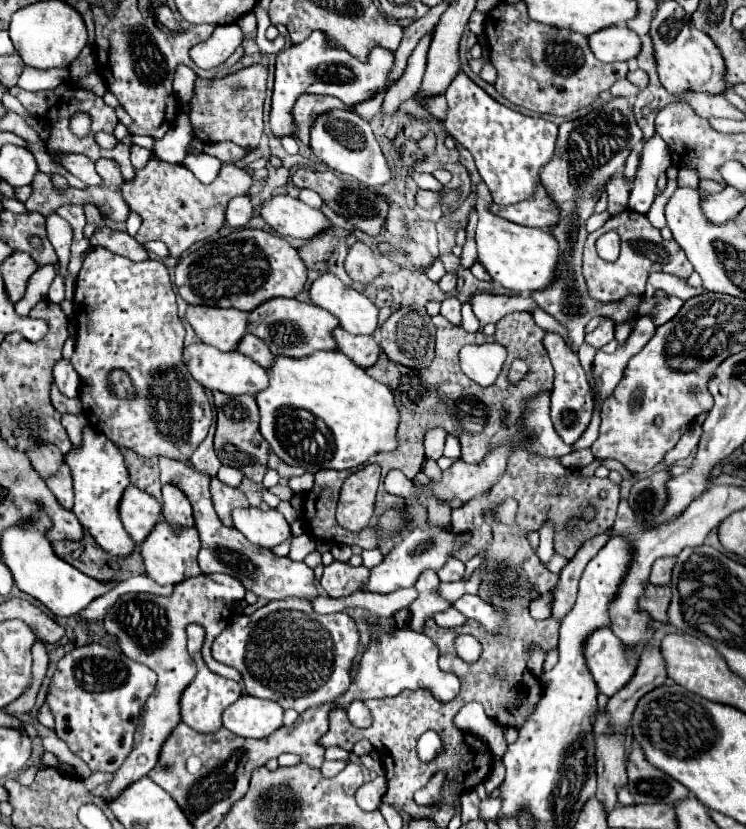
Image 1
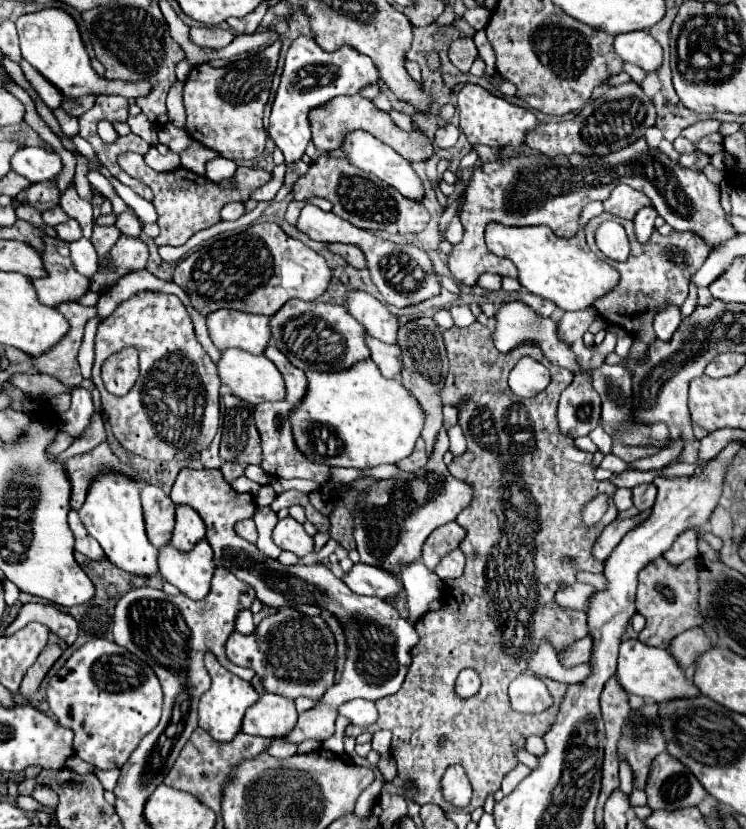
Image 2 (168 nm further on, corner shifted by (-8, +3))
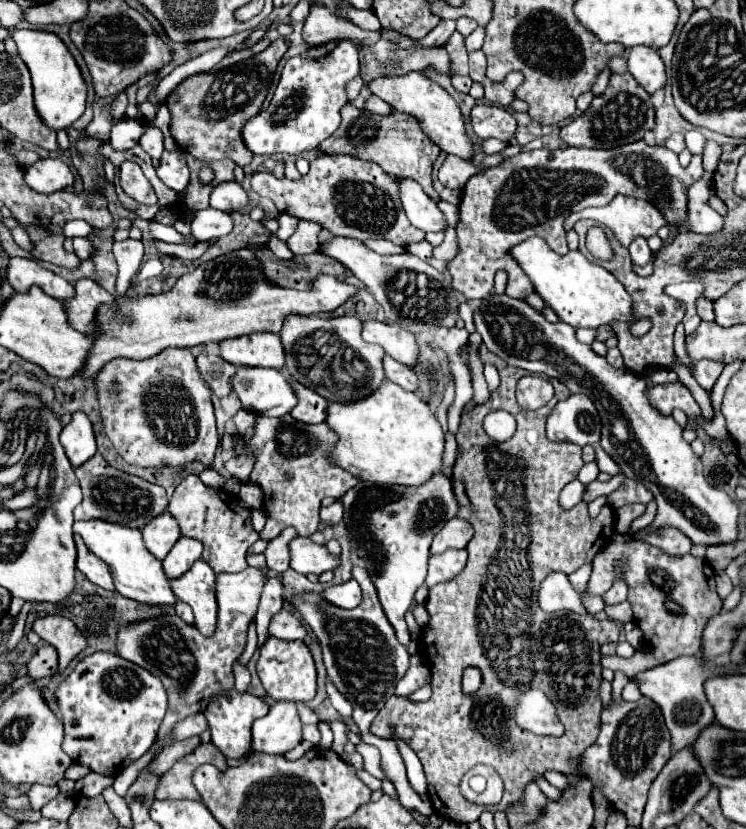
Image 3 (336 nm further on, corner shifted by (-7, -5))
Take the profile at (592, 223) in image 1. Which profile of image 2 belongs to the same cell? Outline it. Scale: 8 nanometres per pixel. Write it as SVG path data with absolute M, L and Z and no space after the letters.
M490 223L486 227L486 247L504 259L510 259L518 269L520 287L542 299L554 301L564 311L578 311L590 307L596 297L608 293L618 281L616 269L600 261L586 245L584 229L570 239L558 237L548 227L510 227Z

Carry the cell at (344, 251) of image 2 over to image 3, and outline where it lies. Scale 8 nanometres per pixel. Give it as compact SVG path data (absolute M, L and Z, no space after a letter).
M265 247L259 249L255 257L259 259L265 279L287 289L307 289L307 285L313 285L321 273L333 275L337 279L341 279L345 273L345 267L339 265L339 261L321 253L295 255L289 261L281 261Z

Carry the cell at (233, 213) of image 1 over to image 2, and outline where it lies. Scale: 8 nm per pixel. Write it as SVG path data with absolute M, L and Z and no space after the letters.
M238 201L238 203L228 203L228 205L224 205L224 209L222 209L222 219L226 219L226 221L234 221L234 219L240 219L242 217L242 203Z

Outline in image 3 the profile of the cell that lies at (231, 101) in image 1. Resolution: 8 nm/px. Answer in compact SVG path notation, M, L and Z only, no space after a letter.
M279 37L265 51L253 55L247 61L235 63L215 73L191 75L181 81L165 101L171 111L171 137L175 139L177 147L205 163L211 163L215 159L231 159L239 167L249 165L253 153L243 145L239 133L243 121L261 109L269 83L273 81L273 73L287 47L289 41L285 37Z

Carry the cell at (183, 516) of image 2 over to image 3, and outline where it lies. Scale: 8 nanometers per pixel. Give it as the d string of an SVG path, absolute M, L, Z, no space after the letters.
M181 537L169 555L163 559L163 571L167 579L177 579L191 569L191 565L201 559L203 545L199 541L191 541L189 537Z

